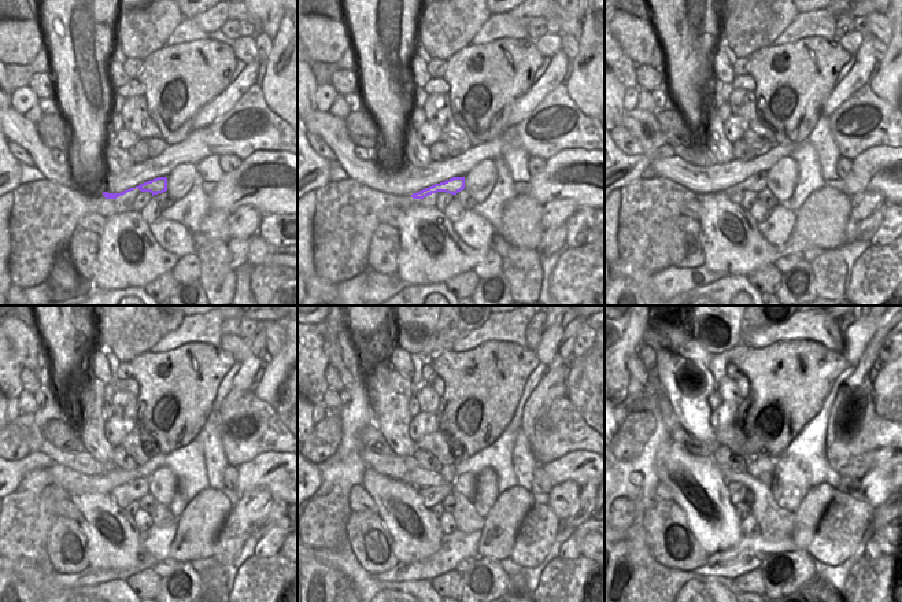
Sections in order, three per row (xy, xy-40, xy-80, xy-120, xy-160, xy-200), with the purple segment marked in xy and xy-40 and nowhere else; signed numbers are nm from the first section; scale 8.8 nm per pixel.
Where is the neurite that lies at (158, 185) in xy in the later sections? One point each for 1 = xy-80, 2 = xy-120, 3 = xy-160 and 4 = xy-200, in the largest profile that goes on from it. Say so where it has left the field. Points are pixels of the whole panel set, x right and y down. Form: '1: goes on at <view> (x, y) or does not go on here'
1: goes on at xy-80 (757, 183)
2: goes on at xy-120 (125, 494)
3: goes on at xy-160 (431, 495)
4: goes on at xy-200 (736, 491)

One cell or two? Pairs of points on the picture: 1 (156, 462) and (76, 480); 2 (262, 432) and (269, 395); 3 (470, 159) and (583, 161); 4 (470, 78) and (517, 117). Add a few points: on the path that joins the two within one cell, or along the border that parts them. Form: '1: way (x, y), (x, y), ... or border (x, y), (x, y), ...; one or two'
1: way (136, 473), (117, 476), (110, 482), (96, 482); one
2: border (254, 391), (273, 407); two
3: border (576, 148), (562, 148), (546, 161); two
4: border (531, 85), (512, 106), (506, 126); two

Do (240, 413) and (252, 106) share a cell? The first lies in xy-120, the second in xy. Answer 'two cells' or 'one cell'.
one cell

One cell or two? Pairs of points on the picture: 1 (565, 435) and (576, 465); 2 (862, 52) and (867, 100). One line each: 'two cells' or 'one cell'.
1: two cells
2: two cells

